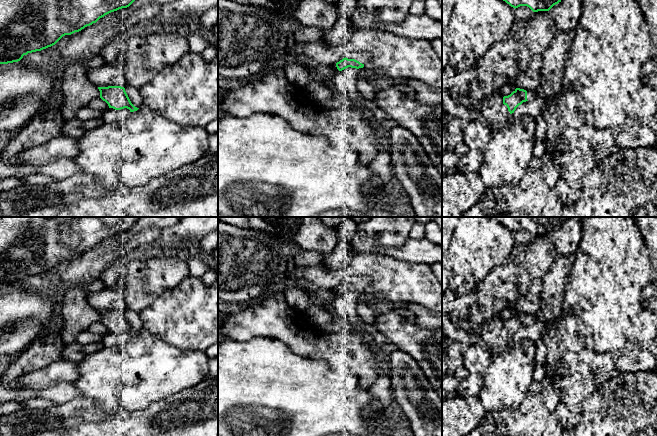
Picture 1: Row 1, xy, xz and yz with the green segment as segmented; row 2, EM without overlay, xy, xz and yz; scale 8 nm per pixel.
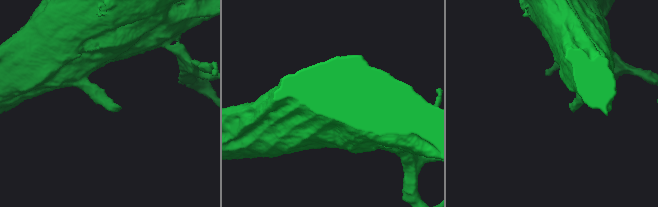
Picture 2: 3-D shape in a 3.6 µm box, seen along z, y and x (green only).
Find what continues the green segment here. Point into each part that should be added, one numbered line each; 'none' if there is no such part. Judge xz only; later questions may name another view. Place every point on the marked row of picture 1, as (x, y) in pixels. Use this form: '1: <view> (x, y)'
1: xz (363, 57)

